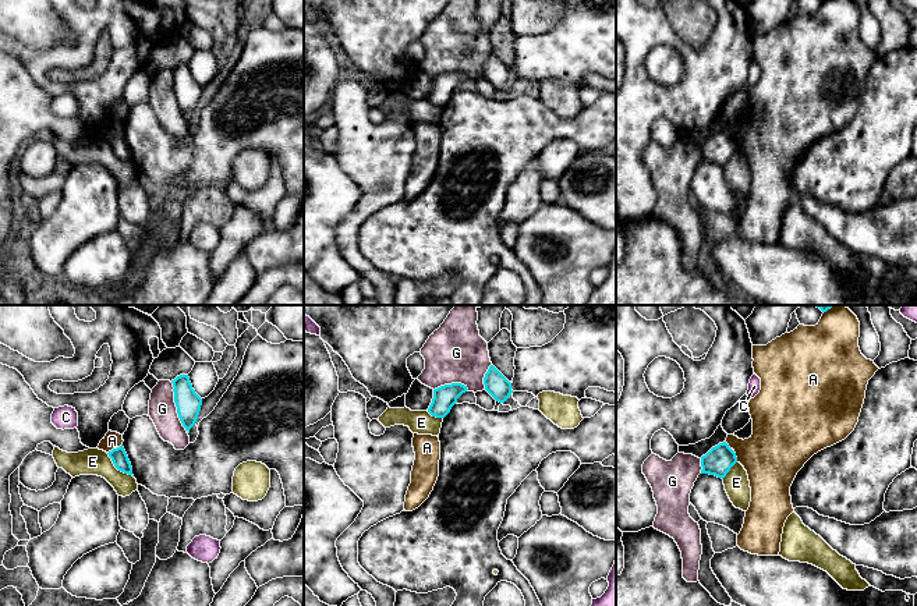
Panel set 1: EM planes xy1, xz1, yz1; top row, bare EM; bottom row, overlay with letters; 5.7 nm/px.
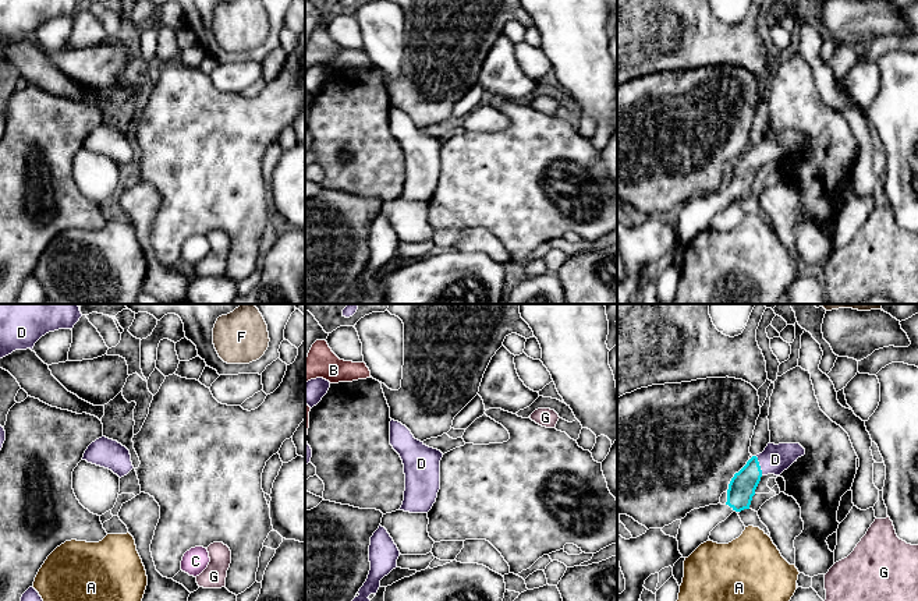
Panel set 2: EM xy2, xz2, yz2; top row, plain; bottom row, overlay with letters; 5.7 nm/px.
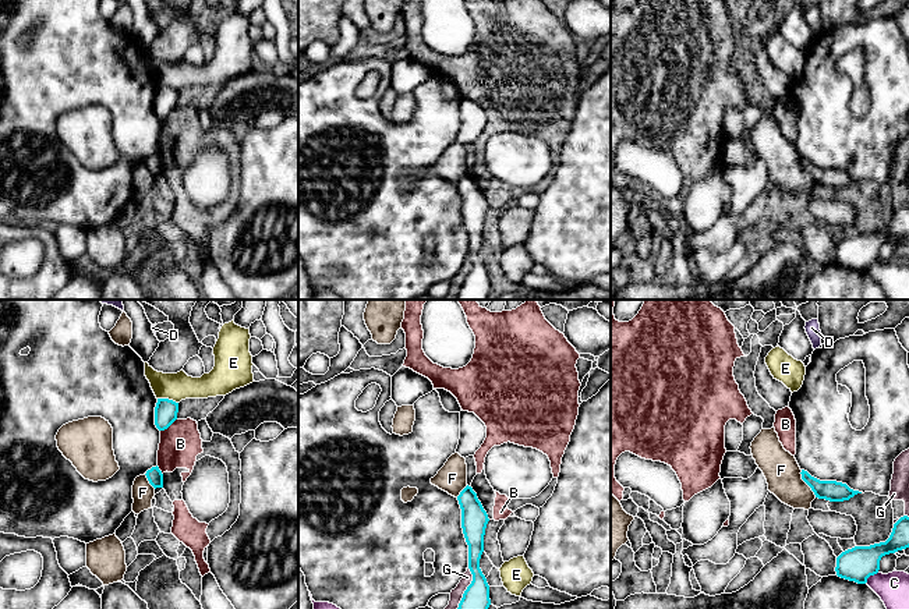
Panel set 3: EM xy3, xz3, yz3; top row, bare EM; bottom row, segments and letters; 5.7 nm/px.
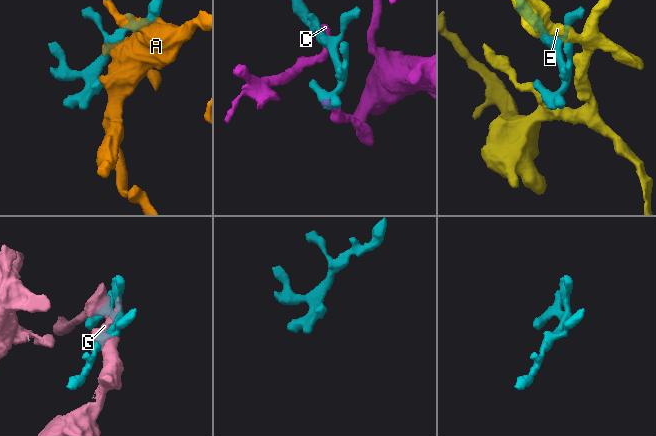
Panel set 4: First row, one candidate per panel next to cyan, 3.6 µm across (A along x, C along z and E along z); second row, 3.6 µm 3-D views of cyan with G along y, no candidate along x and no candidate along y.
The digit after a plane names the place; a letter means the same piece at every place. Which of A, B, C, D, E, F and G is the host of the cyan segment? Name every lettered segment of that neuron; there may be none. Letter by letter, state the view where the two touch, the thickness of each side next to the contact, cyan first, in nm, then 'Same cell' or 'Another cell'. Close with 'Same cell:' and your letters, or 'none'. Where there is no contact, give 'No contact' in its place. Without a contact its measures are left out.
A: Touches cyan in xy1. Thickness 90 nm (cyan) against 100 nm. Another cell
B: Touches cyan in xy3. Thickness 130 nm (cyan) against 240 nm. Another cell
C: Touches cyan in yz3. Thickness 190 nm (cyan) against 180 nm. Another cell
D: Touches cyan in yz2. Thickness 160 nm (cyan) against 170 nm. Same cell
E: Touches cyan in xy1. Thickness 90 nm (cyan) against 160 nm. Another cell
F: Touches cyan in yz3. Thickness 120 nm (cyan) against 200 nm. Another cell
G: Touches cyan in xy1. Thickness 150 nm (cyan) against 160 nm. Another cell
Same cell: D

